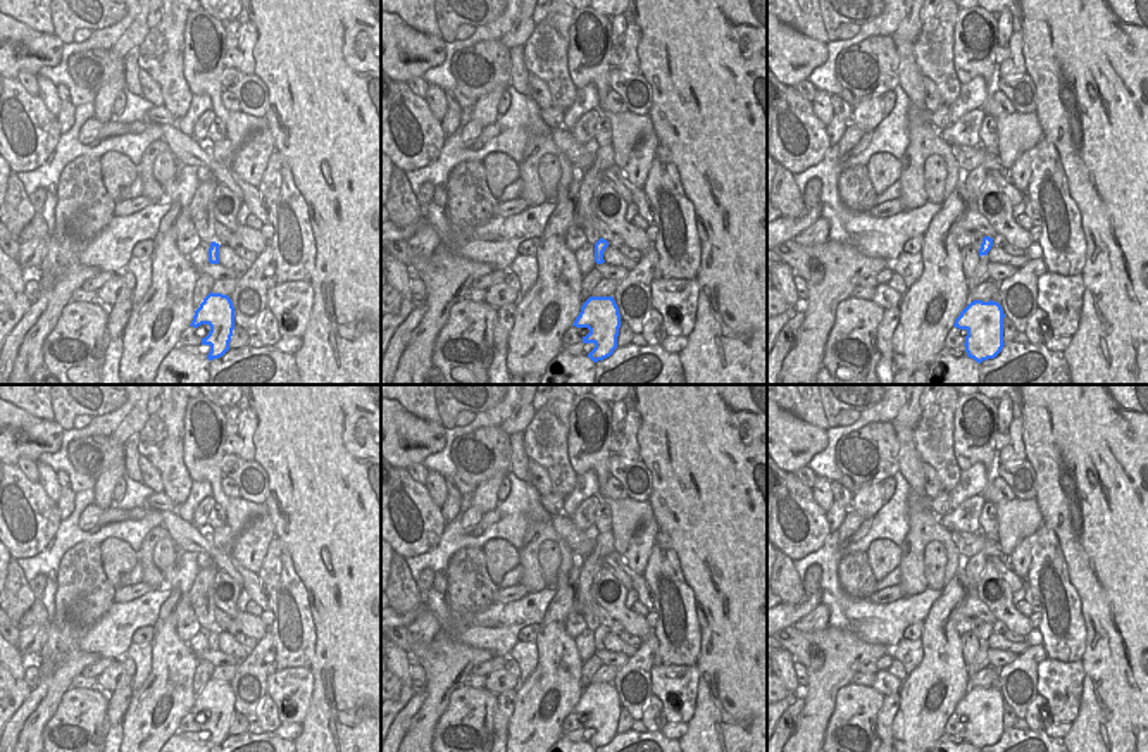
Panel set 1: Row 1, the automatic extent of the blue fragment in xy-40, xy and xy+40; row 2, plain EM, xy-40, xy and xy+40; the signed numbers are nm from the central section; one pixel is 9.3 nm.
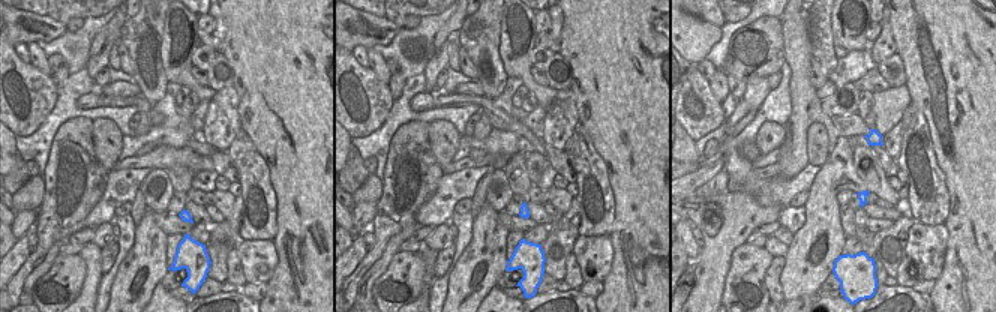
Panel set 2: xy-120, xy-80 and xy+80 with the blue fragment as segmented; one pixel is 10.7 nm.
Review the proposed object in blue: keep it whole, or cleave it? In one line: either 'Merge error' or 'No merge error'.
No merge error.

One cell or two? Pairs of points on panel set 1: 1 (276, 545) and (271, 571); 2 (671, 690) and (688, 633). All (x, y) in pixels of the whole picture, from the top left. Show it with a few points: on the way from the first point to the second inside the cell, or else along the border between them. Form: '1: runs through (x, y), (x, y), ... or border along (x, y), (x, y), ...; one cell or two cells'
1: runs through (276, 552), (276, 564); one cell
2: border along (662, 663), (695, 666); two cells

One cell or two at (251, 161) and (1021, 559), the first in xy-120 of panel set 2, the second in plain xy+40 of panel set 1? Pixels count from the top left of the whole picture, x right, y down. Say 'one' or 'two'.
two

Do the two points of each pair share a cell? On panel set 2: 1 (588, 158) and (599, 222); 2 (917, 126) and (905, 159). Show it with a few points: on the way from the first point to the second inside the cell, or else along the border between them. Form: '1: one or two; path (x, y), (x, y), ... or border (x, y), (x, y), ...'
1: one; path (591, 174), (596, 206)
2: one; path (909, 134), (905, 152)

